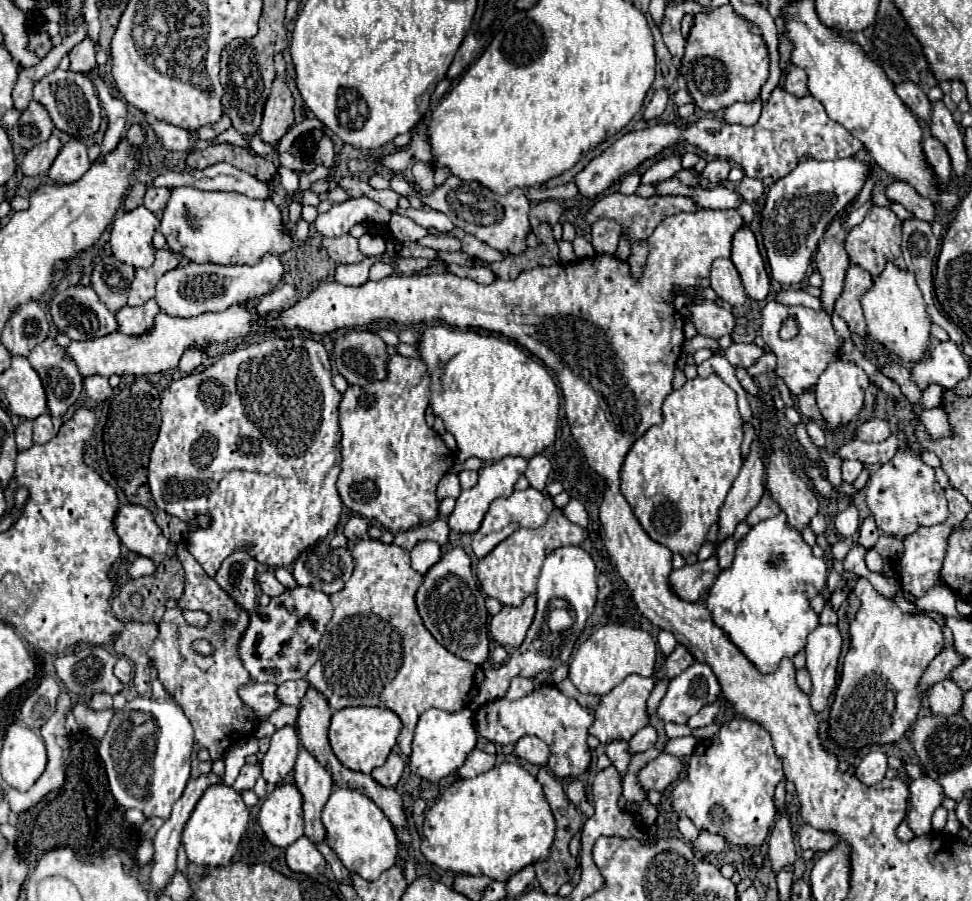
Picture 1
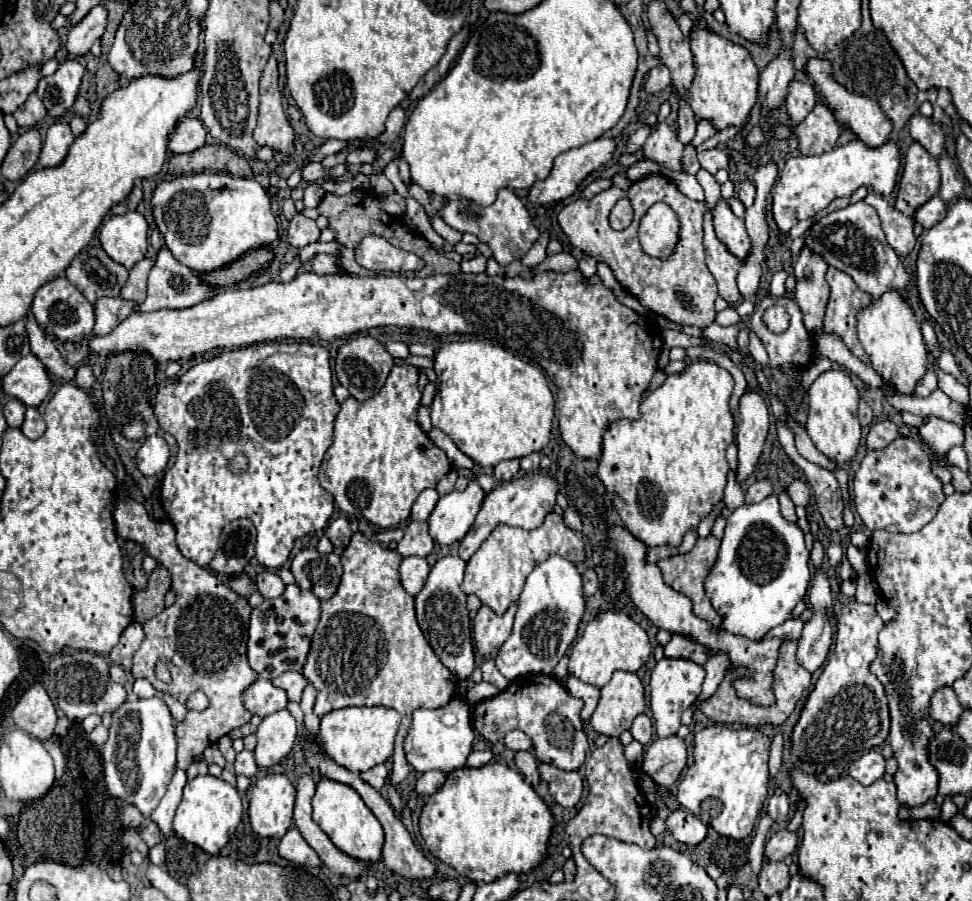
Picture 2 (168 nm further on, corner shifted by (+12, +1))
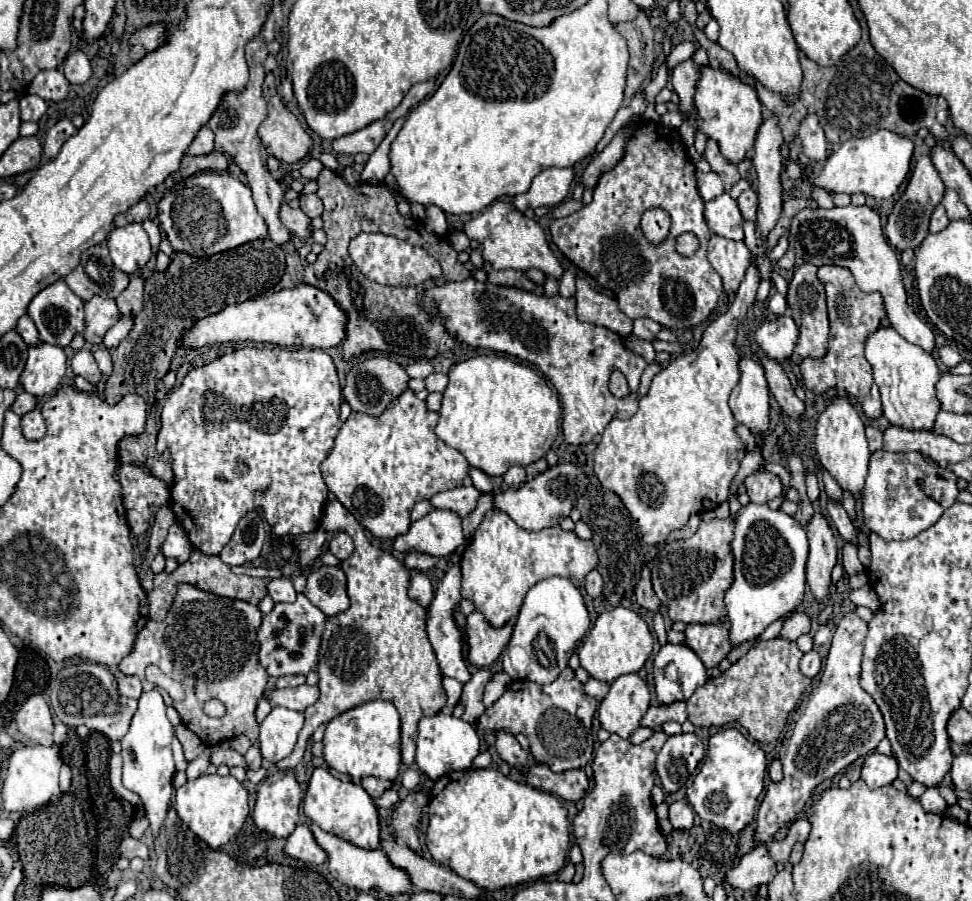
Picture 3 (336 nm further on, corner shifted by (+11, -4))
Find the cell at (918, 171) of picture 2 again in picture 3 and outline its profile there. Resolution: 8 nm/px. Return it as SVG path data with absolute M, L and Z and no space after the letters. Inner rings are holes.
M921 155L915 163L915 169L911 173L911 179L907 183L907 189L903 191L901 199L895 203L891 215L889 215L889 221L887 221L887 227L885 227L885 235L889 239L889 243L903 251L907 247L917 247L921 245L921 241L925 239L927 231L929 231L929 217L933 213L933 209L941 203L943 199L943 193L945 193L945 187L943 187L943 181L937 173L937 169L933 167L929 155Z

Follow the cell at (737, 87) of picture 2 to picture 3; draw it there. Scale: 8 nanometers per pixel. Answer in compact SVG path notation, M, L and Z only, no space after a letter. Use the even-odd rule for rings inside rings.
M703 65L699 69L699 73L701 75L699 75L699 83L697 83L697 93L695 93L697 111L693 117L685 119L685 123L679 127L681 141L685 147L691 147L695 141L695 131L699 129L707 137L711 137L719 143L719 149L727 161L737 163L753 147L757 127L763 121L763 111L761 111L761 101L757 97L757 91L721 67L715 69L711 65Z

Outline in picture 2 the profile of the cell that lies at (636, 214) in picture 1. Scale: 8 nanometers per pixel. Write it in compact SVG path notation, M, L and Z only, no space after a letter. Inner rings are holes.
M652 174L638 182L632 182L628 190L610 186L608 190L596 194L592 200L574 200L566 204L558 214L558 224L574 248L582 250L584 254L592 256L598 262L606 262L612 268L620 286L628 290L634 298L638 298L646 310L656 312L682 326L706 328L716 318L714 300L718 298L718 286L704 262L704 246L702 246L704 214L706 214L704 202L690 200L678 190L678 186L672 180L668 180L662 174ZM620 198L630 200L634 208L634 220L628 228L616 232L608 222L608 214ZM654 202L666 202L680 220L680 232L678 232L680 238L676 242L676 248L668 258L662 260L648 256L638 242L640 216Z

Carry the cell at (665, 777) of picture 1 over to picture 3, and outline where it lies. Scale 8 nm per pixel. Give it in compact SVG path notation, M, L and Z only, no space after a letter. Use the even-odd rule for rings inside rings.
M681 733L669 737L655 761L655 771L659 775L661 787L667 793L681 789L687 781L687 767L691 775L697 769L703 755L705 747L697 735Z

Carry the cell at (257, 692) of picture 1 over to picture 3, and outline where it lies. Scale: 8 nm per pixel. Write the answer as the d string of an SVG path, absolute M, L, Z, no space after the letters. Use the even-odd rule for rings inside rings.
M307 683L295 689L269 687L265 689L265 697L275 707L289 707L293 711L305 711L309 705L313 705L319 699L319 689L309 687Z

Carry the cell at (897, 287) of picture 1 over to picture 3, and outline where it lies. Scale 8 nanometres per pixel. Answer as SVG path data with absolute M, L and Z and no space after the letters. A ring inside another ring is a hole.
M881 323L881 327L865 341L865 359L873 367L873 379L881 391L883 415L887 421L903 429L931 429L939 411L935 383L941 377L935 359L923 347L903 339L887 323Z

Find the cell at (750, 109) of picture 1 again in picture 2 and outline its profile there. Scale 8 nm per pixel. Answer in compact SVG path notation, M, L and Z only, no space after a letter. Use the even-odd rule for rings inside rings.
M700 120L700 122L698 122L698 128L696 128L696 136L694 136L692 144L694 144L694 146L700 146L704 140L712 138L714 134L716 134L716 130L712 128L712 124L710 124L708 120Z

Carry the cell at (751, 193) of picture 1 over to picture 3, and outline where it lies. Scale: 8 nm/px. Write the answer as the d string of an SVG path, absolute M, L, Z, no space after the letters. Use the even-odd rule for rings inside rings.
M747 189L739 195L737 199L739 203L739 209L741 209L741 215L743 219L751 219L755 221L755 211L757 211L757 193L753 189Z

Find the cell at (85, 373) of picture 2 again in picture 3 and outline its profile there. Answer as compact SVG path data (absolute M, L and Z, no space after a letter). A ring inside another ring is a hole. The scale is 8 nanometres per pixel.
M83 349L77 351L71 361L71 367L73 367L75 375L85 377L89 383L99 383L99 379L101 379L101 371L97 369L97 363L95 363L91 351L83 351Z

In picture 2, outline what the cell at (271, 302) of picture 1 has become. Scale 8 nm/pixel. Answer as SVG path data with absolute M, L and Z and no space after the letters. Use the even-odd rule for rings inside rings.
M294 256L294 258L292 258L292 260L282 268L282 274L280 274L280 276L282 276L282 280L284 280L284 282L290 282L290 280L296 276L296 272L298 272L298 268L300 268L300 266L302 266L300 256Z

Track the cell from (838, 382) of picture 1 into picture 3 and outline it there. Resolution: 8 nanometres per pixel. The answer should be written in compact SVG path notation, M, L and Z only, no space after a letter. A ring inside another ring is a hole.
M833 397L829 405L821 411L815 425L815 449L819 463L833 475L833 479L851 493L861 493L867 477L867 465L871 451L867 449L865 425L847 397Z

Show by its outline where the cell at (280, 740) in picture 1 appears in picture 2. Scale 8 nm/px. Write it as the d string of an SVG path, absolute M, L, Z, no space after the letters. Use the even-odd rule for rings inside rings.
M284 708L274 714L264 716L258 726L258 744L256 744L256 762L258 766L272 766L286 758L296 742L296 720Z

